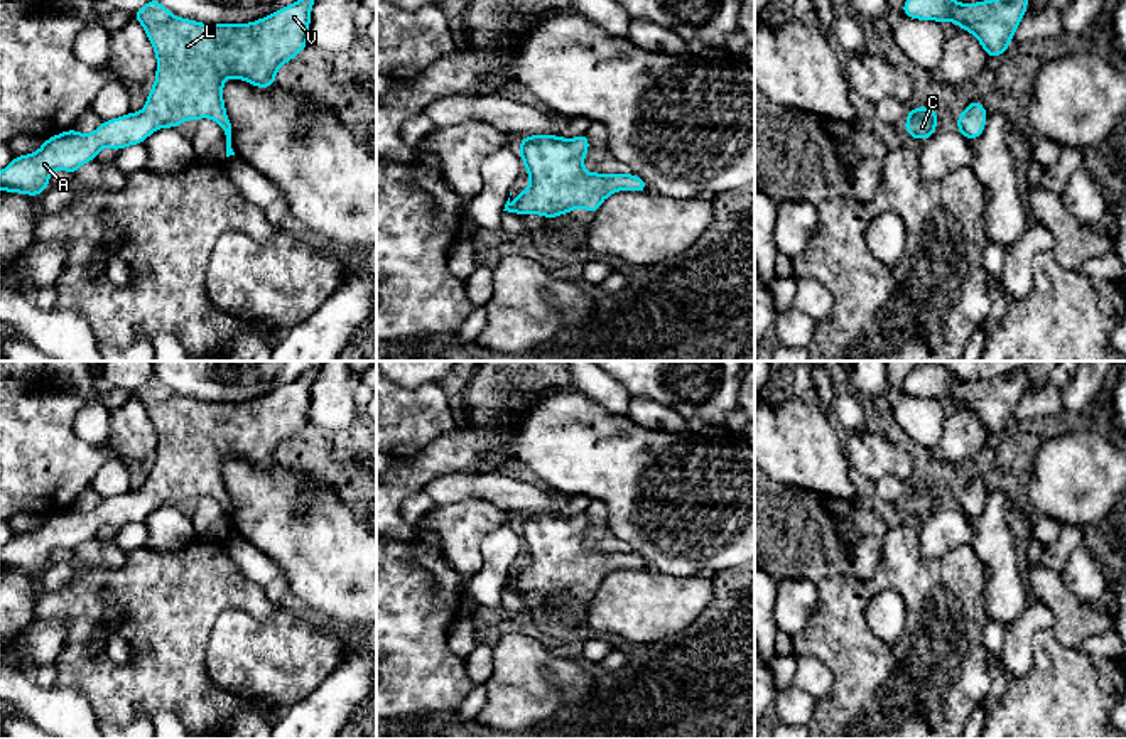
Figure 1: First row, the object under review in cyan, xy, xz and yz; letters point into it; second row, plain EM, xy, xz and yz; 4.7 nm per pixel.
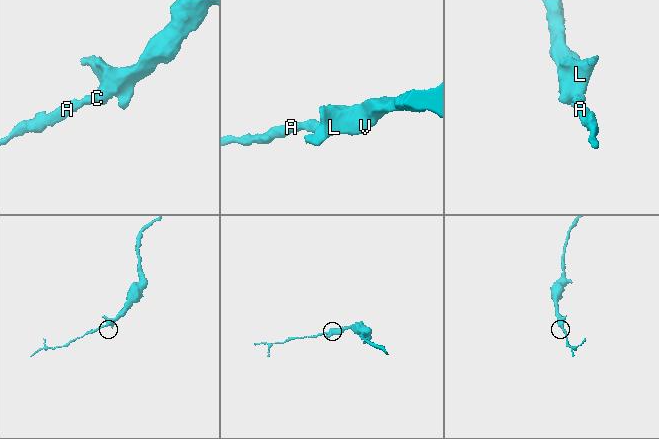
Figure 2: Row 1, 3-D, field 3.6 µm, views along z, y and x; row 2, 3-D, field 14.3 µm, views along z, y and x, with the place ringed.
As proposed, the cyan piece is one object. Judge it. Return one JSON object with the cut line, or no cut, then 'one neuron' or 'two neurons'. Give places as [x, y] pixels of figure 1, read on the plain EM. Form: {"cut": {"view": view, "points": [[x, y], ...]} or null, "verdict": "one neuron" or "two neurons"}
{"cut": null, "verdict": "one neuron"}

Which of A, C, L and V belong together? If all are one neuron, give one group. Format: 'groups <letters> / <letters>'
groups A C L V

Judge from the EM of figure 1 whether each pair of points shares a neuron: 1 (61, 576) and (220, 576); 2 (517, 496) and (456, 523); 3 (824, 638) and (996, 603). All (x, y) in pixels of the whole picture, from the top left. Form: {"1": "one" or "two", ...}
{"1": "two", "2": "two", "3": "two"}

